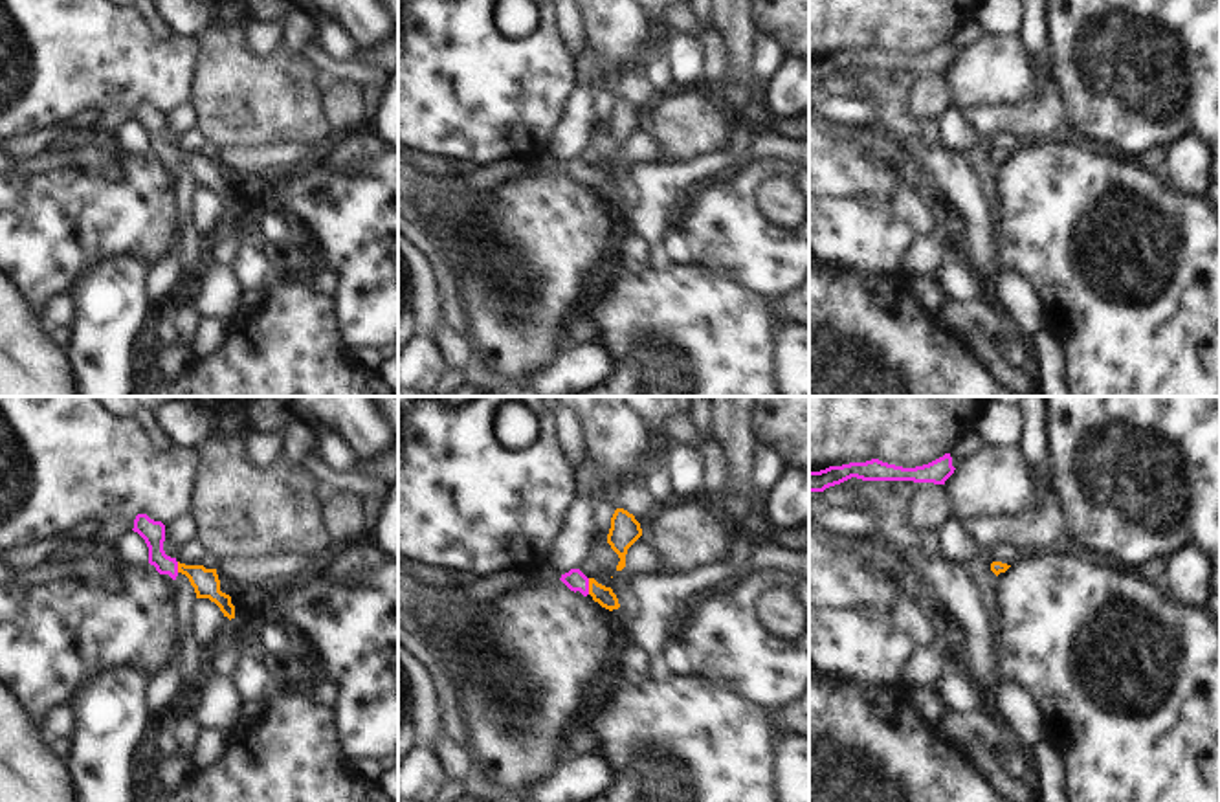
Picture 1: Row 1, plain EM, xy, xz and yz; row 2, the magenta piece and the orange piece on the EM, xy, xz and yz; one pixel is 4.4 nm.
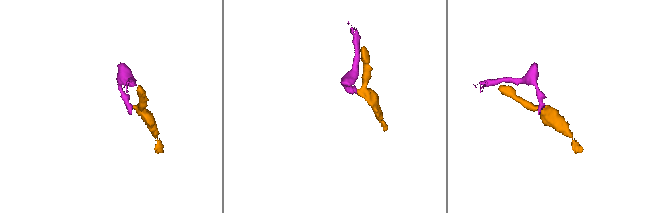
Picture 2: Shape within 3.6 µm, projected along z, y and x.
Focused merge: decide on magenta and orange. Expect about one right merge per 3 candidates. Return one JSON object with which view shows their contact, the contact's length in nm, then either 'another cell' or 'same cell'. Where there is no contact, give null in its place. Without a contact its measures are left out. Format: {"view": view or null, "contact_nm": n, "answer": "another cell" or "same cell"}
{"view": "xz", "contact_nm": 70, "answer": "same cell"}

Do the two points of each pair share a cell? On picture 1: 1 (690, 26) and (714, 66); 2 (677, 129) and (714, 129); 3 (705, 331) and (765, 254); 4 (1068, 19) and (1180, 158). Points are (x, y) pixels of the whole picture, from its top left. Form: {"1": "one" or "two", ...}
{"1": "one", "2": "one", "3": "two", "4": "two"}

